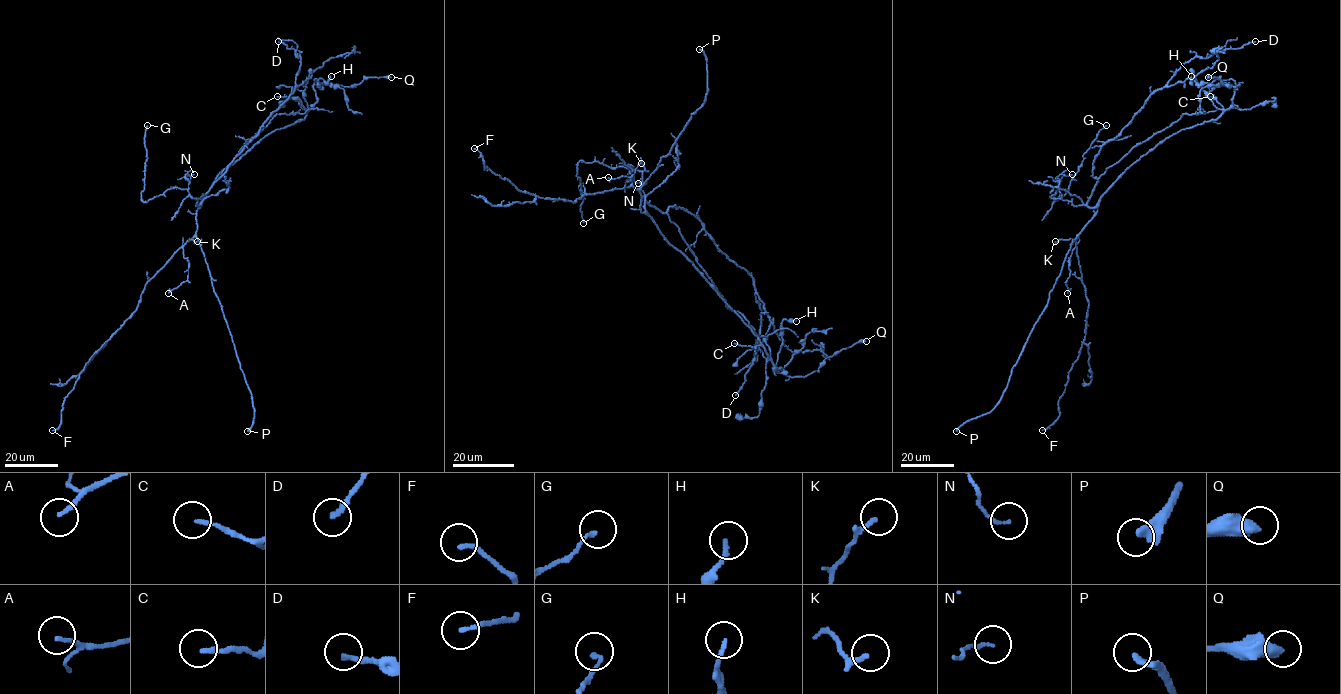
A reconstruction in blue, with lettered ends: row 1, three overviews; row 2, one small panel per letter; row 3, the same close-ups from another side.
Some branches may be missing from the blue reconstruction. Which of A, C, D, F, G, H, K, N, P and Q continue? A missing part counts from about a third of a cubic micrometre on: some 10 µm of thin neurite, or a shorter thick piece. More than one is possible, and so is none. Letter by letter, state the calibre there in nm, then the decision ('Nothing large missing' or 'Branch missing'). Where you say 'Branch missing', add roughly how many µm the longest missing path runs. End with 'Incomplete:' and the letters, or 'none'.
A: Thickness 150 nm. Nothing large missing
C: Thickness 170 nm. Branch missing. Missing length about 9 µm
D: Thickness 200 nm. Nothing large missing
F: Thickness 170 nm. Nothing large missing
G: Thickness 130 nm. Nothing large missing
H: Thickness 160 nm. Nothing large missing
K: Thickness 130 nm. Nothing large missing
N: Thickness 120 nm. Nothing large missing
P: Thickness 360 nm. Branch missing. Missing length about 7 µm
Q: Thickness 500 nm. Nothing large missing
Incomplete: C, P

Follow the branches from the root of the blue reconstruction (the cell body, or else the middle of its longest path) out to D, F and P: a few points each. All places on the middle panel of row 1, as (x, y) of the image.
D: (649, 216), (645, 200), (664, 213), (669, 207), (686, 210), (752, 277), (760, 334), (753, 364), (735, 395)
F: (649, 216), (633, 187), (573, 202), (520, 191), (484, 169), (474, 148)
P: (649, 216), (641, 212), (640, 189), (671, 151), (691, 115), (705, 102), (706, 56), (699, 49)

